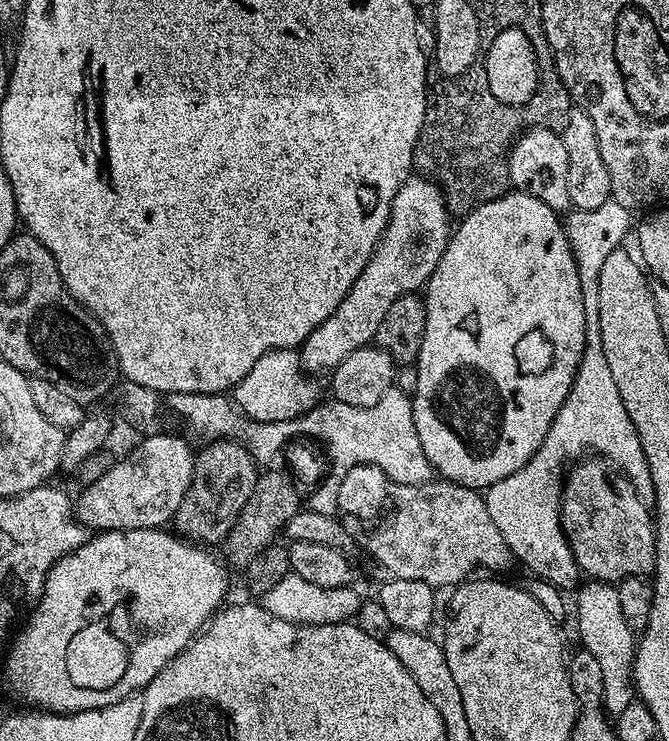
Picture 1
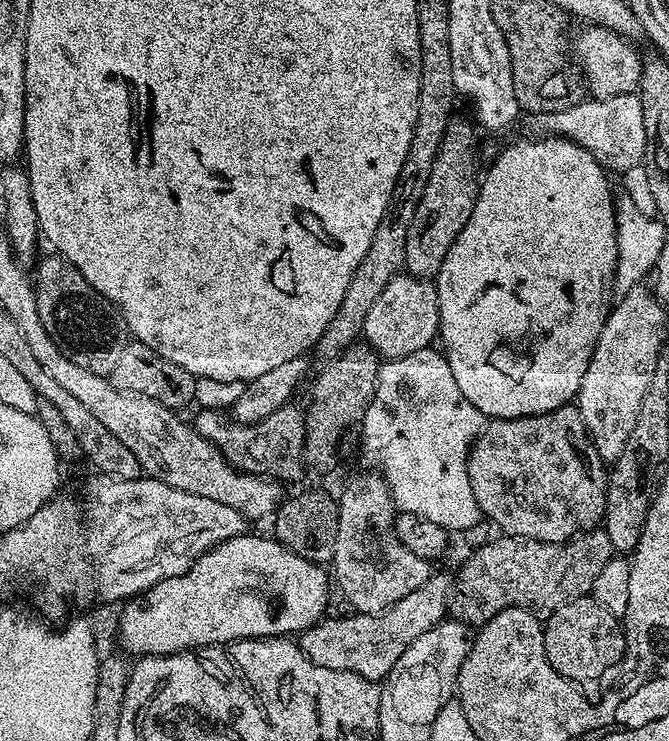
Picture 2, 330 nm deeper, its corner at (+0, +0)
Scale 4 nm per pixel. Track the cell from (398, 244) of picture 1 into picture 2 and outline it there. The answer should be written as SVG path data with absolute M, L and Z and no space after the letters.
M627 92L610 98L585 98L566 110L538 112L531 117L529 133L558 136L573 140L582 146L609 173L628 172L640 159L645 159L650 148L650 137L646 130L646 118L642 114L639 95Z

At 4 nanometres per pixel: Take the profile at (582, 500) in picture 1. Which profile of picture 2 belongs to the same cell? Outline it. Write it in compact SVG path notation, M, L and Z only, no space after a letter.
M565 406L537 416L509 420L489 419L468 456L471 489L481 513L509 536L525 536L538 542L565 544L592 531L603 521L604 496L608 492L606 462L588 434L586 422L576 406Z

